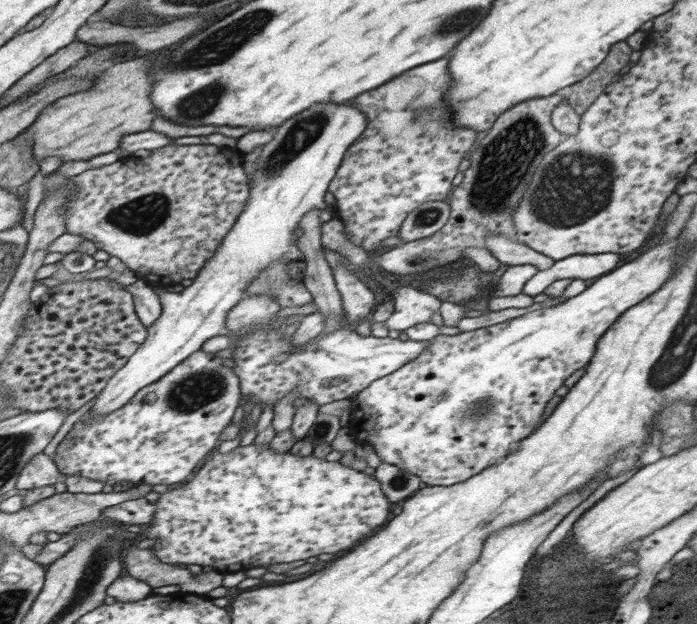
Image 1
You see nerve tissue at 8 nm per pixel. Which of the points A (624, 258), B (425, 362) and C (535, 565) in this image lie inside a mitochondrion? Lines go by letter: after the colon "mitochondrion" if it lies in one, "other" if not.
A: other
B: other
C: other

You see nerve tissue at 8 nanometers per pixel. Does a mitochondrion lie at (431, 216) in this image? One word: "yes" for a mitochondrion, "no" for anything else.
yes

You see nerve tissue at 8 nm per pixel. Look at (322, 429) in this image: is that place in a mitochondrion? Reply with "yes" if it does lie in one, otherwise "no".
yes

